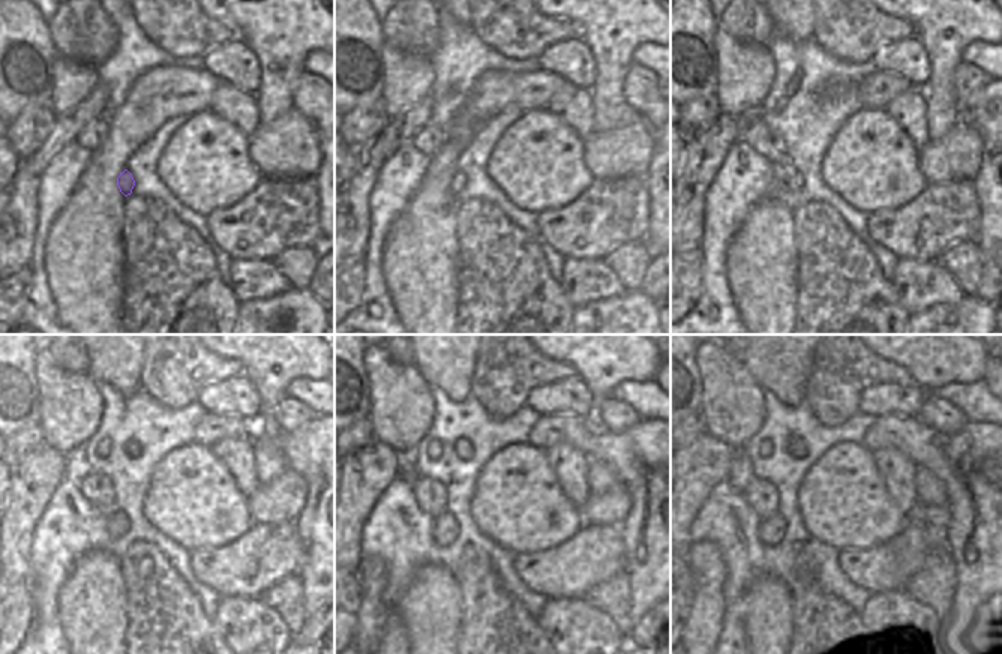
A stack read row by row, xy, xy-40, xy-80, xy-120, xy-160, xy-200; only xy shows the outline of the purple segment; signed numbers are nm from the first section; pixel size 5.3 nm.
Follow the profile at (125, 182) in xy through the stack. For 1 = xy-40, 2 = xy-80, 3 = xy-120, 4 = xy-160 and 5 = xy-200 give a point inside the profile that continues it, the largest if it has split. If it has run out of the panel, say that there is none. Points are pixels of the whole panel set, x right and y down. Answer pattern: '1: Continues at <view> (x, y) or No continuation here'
1: Continues at xy-40 (458, 183)
2: Continues at xy-80 (797, 182)
3: Continues at xy-120 (117, 524)
4: Continues at xy-160 (444, 530)
5: Continues at xy-200 (773, 530)

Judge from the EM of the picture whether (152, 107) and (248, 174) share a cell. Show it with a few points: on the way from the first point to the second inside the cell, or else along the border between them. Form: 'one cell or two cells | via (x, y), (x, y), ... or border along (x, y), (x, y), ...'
two cells | border along (209, 108), (194, 111), (188, 117)

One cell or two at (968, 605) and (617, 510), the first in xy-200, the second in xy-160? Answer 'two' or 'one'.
two

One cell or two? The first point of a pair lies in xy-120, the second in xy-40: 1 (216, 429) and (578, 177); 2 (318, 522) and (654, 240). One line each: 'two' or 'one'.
1: two
2: one

